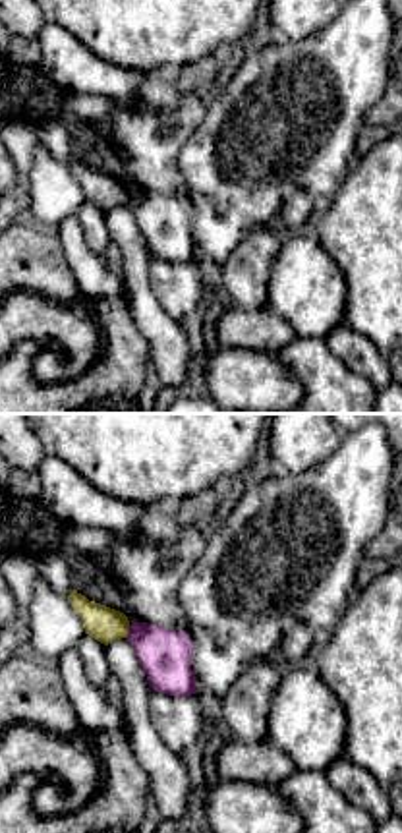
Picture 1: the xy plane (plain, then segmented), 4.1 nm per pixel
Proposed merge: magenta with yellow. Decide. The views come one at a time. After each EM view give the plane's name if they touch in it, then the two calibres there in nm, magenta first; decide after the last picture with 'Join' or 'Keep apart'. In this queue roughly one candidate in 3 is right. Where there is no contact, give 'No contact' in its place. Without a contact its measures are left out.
Touches magenta in xy. Thickness 220 nm (magenta) against 150 nm

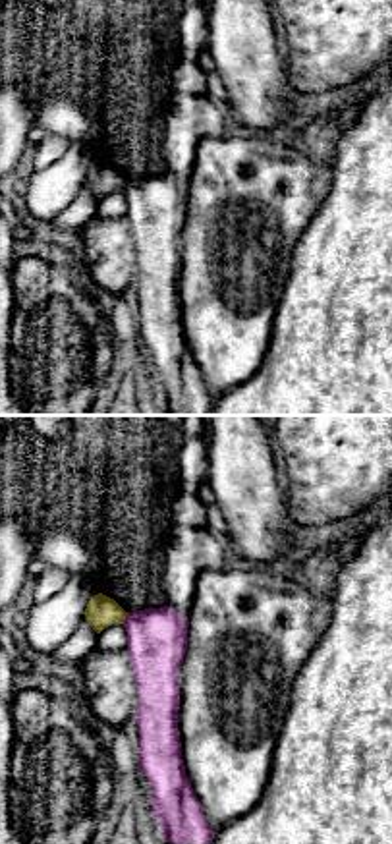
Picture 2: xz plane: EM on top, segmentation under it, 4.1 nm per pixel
Touches magenta in xz. Thickness 260 nm (magenta) against 130 nm

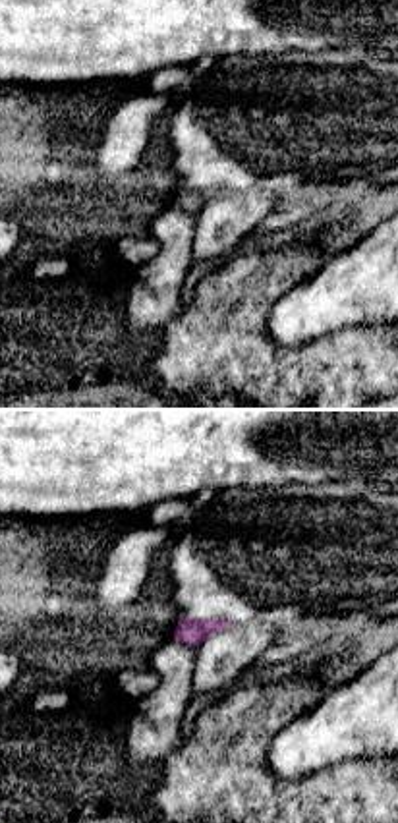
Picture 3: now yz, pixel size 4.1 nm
No contact

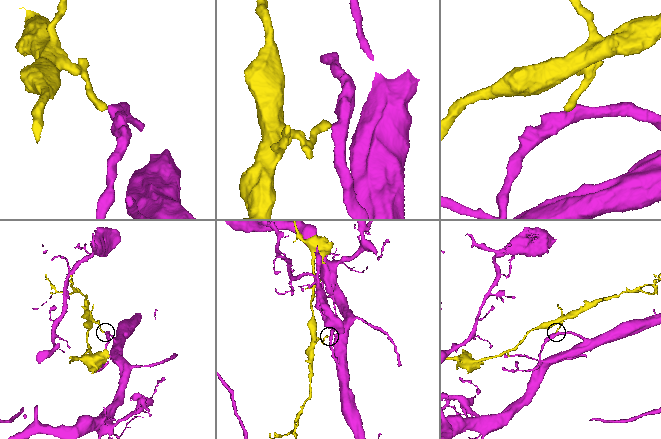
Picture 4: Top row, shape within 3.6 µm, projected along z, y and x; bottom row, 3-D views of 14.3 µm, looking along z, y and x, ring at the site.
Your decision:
Keep apart

